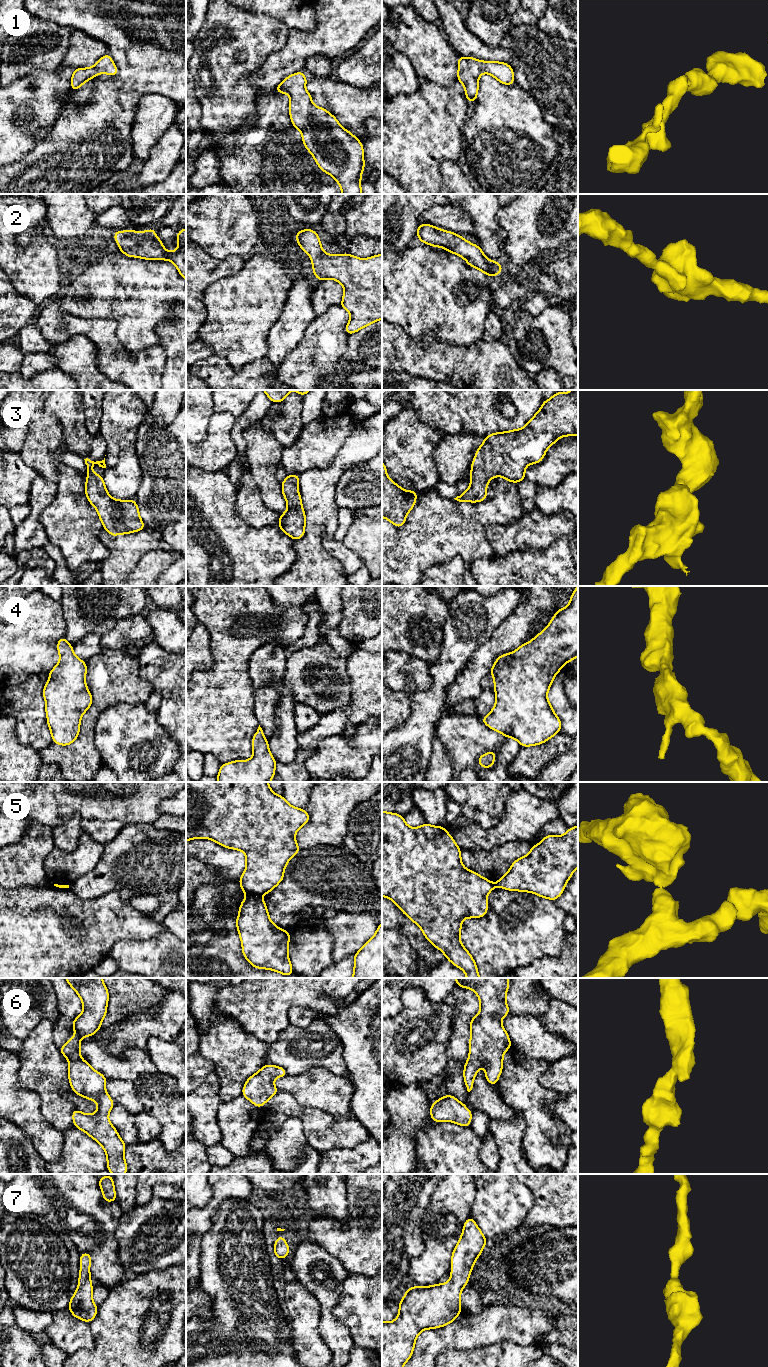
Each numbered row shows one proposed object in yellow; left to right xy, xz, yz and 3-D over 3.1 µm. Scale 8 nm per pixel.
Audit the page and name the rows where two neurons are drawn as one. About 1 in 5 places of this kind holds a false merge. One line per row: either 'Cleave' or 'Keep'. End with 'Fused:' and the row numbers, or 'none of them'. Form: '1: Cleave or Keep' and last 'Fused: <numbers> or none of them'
1: Keep
2: Keep
3: Keep
4: Keep
5: Cleave
6: Keep
7: Keep
Fused: 5

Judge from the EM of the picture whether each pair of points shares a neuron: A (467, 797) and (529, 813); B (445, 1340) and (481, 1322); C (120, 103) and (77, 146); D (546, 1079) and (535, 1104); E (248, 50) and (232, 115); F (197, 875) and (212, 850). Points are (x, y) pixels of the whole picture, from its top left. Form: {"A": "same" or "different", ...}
{"A": "different", "B": "same", "C": "same", "D": "different", "E": "same", "F": "different"}

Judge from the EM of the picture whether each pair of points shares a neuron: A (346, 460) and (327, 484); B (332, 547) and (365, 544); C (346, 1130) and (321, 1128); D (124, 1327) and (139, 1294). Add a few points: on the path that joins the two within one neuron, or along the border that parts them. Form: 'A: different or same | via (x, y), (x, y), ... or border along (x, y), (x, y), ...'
A: same | via (340, 466), (328, 478)
B: different | border along (340, 540), (364, 561)
C: same | via (340, 1130), (327, 1130)
D: same | via (132, 1319), (139, 1312), (139, 1302)

